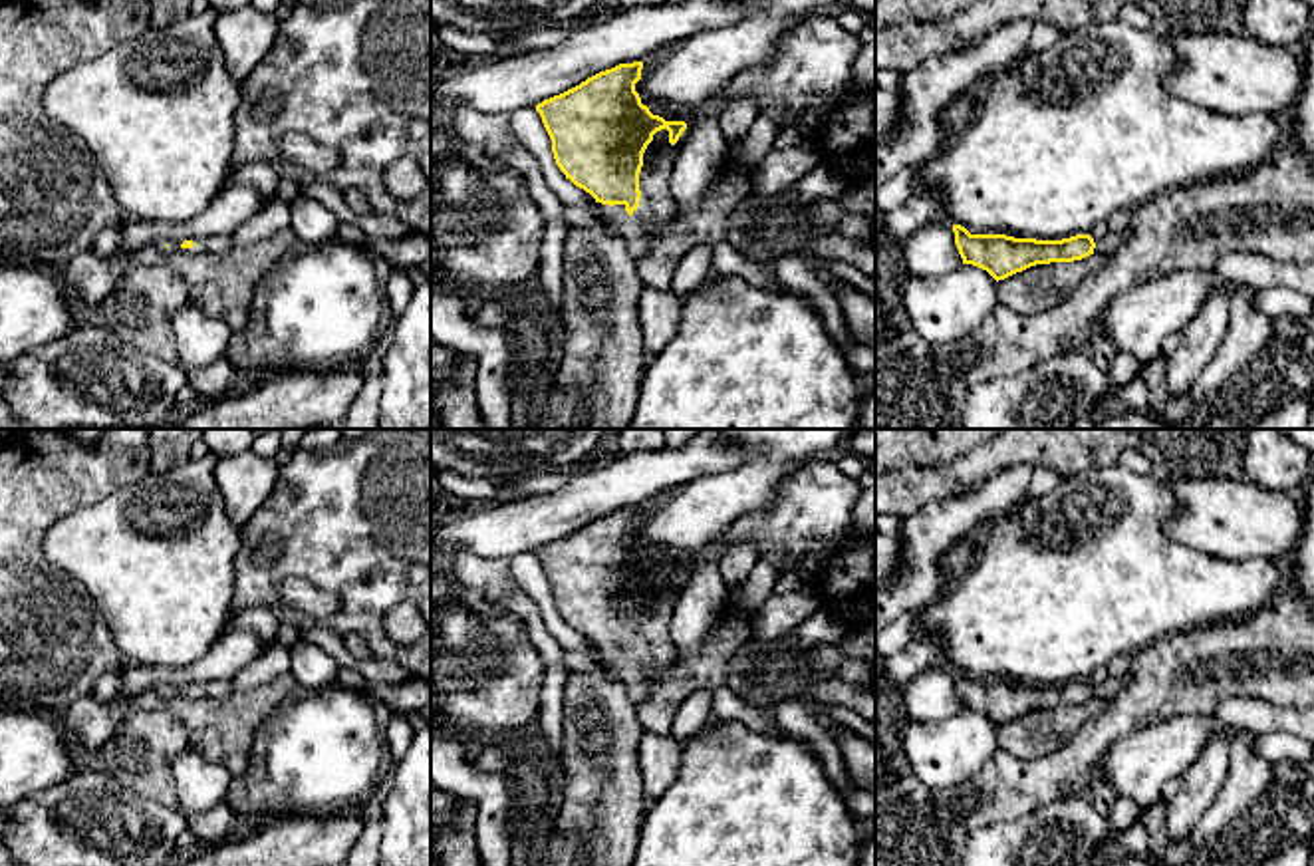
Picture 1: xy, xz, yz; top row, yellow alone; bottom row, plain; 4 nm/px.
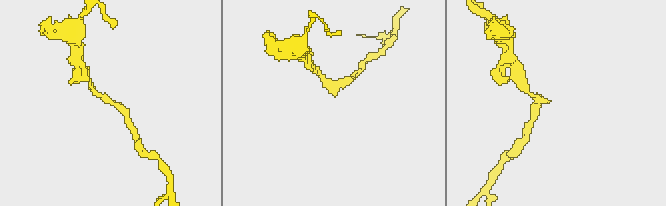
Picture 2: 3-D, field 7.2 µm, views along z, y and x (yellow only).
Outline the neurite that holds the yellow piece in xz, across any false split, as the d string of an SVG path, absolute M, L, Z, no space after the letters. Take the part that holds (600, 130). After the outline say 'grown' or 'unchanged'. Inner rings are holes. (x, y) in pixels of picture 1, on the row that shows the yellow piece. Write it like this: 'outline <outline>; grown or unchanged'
outline M643 62L619 64L536 105L552 139L556 165L595 199L599 213L621 232L635 260L647 252L651 232L669 224L677 213L669 177L689 131L685 121L653 115L641 103L635 91L641 70Z; grown

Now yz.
outline M953 224L953 232L963 264L983 268L998 282L1036 264L1074 262L1094 252L1110 256L1129 240L1131 226L1123 232L1108 232L1100 240L1094 240L1090 234L1062 240L971 234L961 224Z; grown

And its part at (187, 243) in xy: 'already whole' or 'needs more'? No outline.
needs more

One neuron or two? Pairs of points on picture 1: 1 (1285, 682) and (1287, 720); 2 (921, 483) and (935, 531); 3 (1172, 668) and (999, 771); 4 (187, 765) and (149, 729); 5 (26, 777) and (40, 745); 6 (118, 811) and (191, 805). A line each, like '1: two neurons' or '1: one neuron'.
1: two neurons
2: two neurons
3: one neuron
4: two neurons
5: one neuron
6: two neurons

